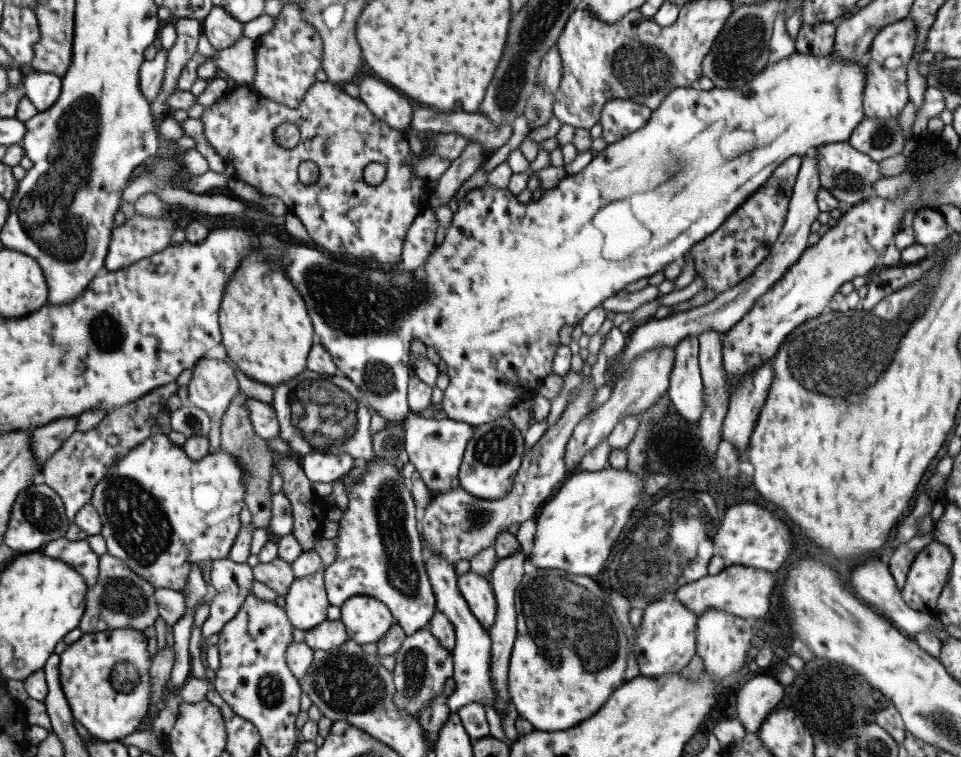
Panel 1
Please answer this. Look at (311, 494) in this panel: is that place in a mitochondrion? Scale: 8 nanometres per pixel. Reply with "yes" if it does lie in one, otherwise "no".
no

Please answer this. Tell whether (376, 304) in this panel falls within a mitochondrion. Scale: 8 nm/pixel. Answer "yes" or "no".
yes

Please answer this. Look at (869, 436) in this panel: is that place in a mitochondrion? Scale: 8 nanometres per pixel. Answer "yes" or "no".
no

